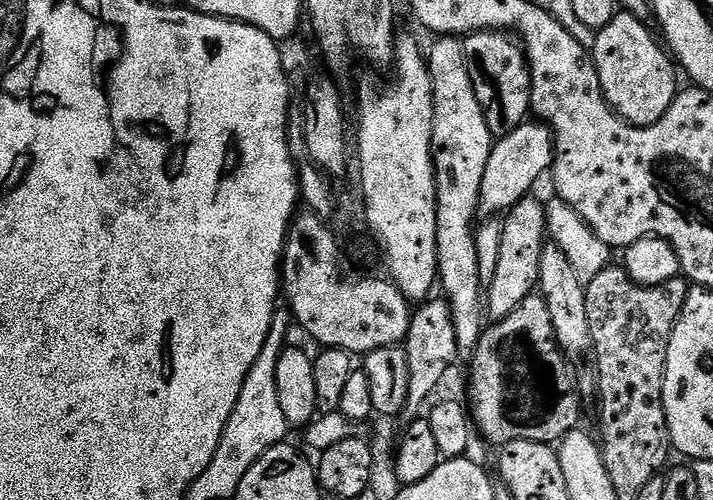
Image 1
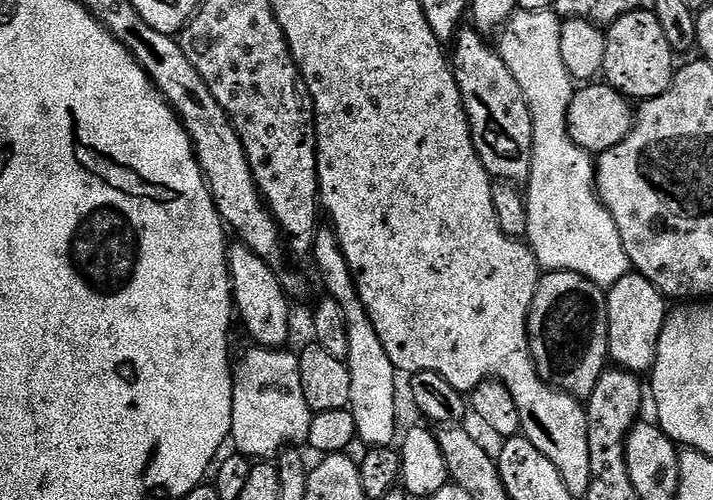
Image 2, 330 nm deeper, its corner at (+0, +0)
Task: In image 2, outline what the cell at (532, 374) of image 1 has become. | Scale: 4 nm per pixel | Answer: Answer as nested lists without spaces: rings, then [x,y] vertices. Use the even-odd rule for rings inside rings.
[[[545,271],[530,306],[528,341],[534,366],[544,381],[571,396],[588,397],[610,360],[605,289],[573,272]]]

